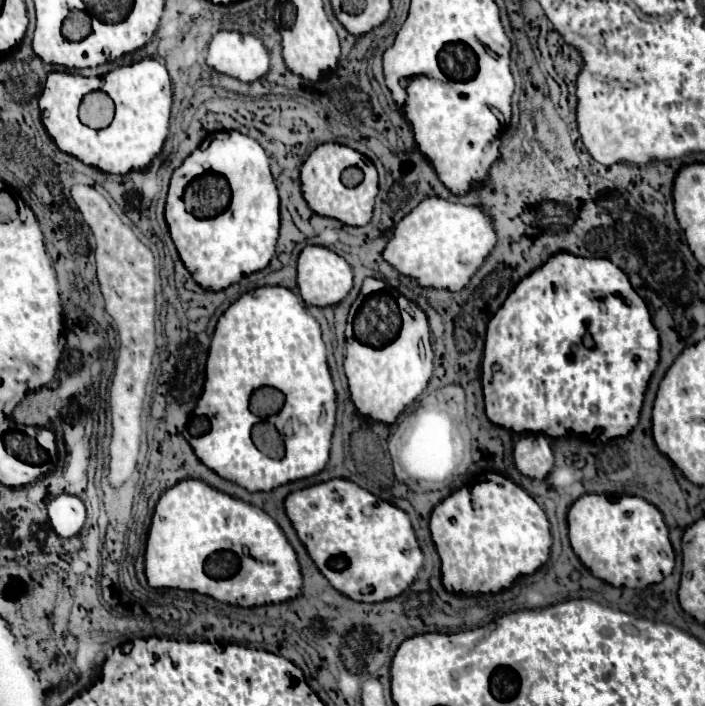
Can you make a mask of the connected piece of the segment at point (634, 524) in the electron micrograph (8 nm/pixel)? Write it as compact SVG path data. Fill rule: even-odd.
M582 495L568 511L570 545L594 577L612 587L648 587L674 569L674 549L662 513L640 497Z

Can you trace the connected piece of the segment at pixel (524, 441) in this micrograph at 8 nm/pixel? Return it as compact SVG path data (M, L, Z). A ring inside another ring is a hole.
M530 433L520 437L514 447L514 463L522 475L544 481L554 467L548 437L542 433Z

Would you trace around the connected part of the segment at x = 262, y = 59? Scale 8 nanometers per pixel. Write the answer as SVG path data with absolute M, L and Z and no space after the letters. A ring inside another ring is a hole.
M220 31L210 41L208 65L218 73L230 75L244 83L254 83L268 73L268 51L252 35L238 31Z

